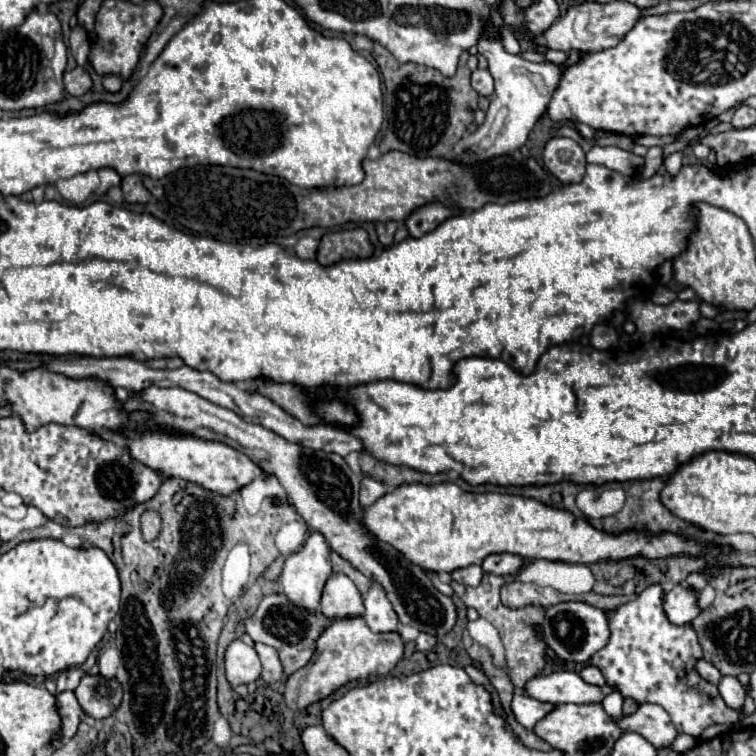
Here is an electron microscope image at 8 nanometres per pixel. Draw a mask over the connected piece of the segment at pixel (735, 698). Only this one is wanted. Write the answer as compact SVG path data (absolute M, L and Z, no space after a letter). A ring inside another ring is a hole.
M723 676L719 682L719 694L729 708L741 710L743 702L745 702L745 688L741 686L741 682L737 678Z

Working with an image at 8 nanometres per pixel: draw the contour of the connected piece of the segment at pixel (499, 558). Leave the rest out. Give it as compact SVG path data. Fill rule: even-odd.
M501 552L501 554L487 556L481 562L481 568L485 572L489 572L489 574L507 576L507 574L517 574L523 564L525 564L525 560L521 556L515 556L515 554L509 554L509 552Z

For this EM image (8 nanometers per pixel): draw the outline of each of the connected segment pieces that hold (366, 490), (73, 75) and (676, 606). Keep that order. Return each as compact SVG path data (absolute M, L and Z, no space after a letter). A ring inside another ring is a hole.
M363 476L361 478L361 506L369 506L373 504L377 498L381 498L387 492L387 486L375 478Z
M77 66L71 72L65 72L63 82L65 82L65 90L71 96L83 96L91 88L91 76L83 66Z
M677 584L673 588L673 592L665 594L663 608L665 608L667 618L677 626L683 626L685 622L691 622L701 612L701 606L695 600L695 592L689 590L683 584Z

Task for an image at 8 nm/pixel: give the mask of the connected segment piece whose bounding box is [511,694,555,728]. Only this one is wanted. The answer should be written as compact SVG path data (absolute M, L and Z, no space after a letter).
M515 696L513 698L513 714L515 718L525 726L525 728L533 728L539 720L543 720L553 708L555 704L549 704L549 702L539 702L539 700L533 700L531 696Z

